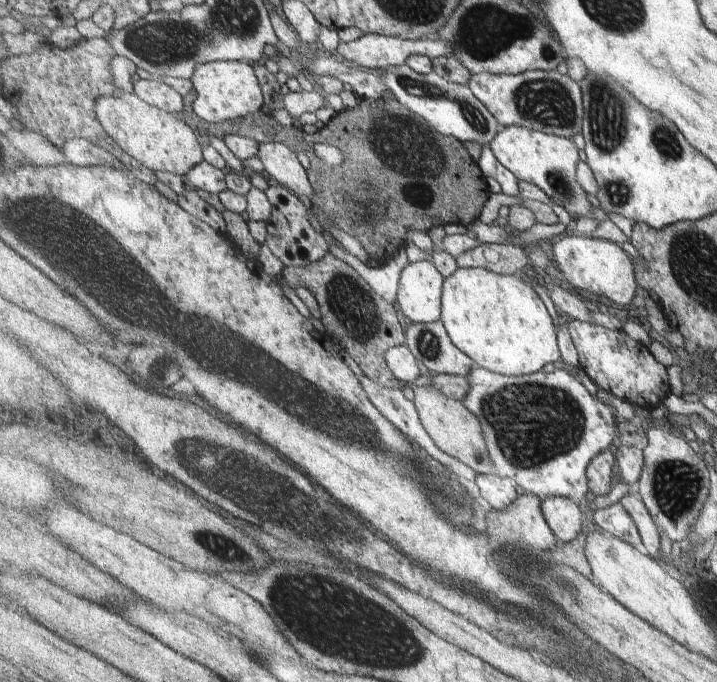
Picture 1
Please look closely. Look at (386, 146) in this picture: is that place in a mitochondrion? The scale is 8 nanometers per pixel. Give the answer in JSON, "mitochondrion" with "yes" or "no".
{"mitochondrion":"yes"}

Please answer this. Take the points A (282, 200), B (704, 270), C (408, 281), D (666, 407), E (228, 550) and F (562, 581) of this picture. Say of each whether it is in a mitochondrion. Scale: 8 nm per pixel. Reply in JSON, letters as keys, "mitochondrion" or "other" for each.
{"A":"other","B":"mitochondrion","C":"other","D":"other","E":"mitochondrion","F":"mitochondrion"}

